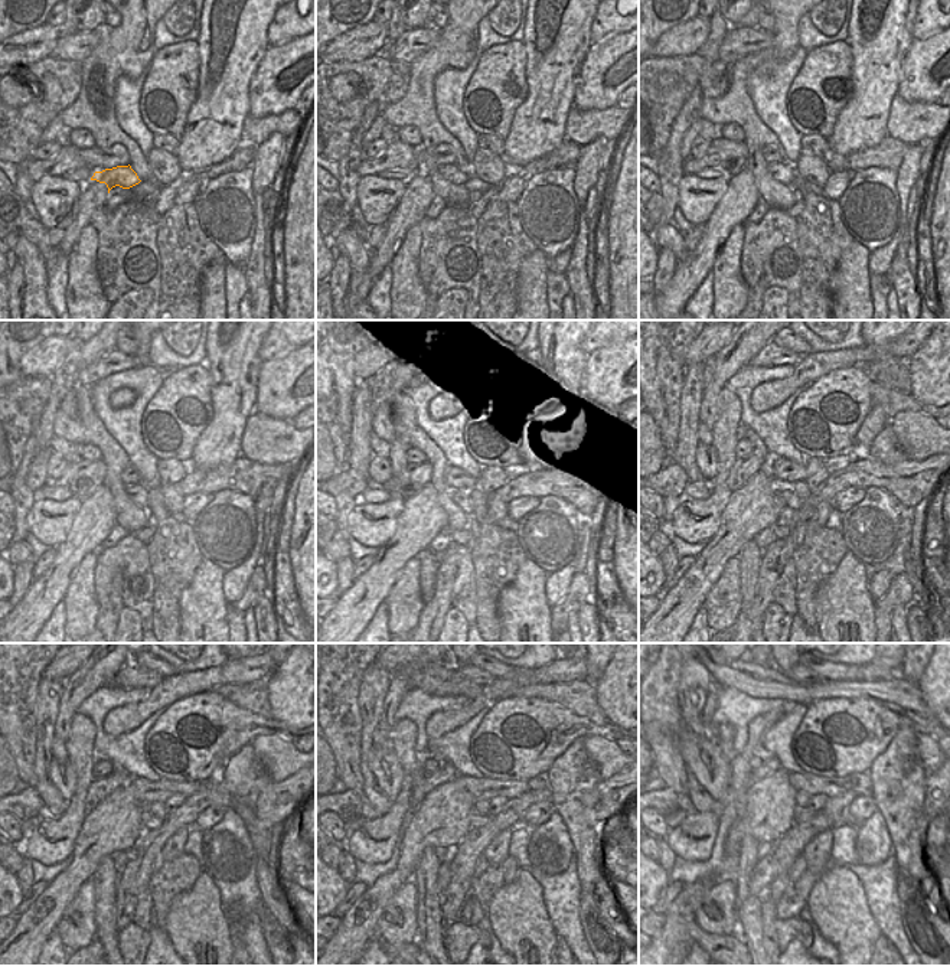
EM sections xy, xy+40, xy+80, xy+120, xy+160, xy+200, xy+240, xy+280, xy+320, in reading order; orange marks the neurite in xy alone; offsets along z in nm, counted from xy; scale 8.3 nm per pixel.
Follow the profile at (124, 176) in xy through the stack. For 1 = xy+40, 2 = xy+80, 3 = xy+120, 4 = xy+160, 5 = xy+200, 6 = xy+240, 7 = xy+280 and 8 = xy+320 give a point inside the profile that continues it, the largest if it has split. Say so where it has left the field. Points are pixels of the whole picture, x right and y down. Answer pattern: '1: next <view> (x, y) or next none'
1: next xy+40 (450, 172)
2: next xy+80 (783, 172)
3: next xy+120 (139, 495)
4: next xy+160 (462, 496)
5: next xy+200 (790, 499)
6: next xy+240 (149, 823)
7: next xy+280 (473, 825)
8: next xy+320 (820, 822)

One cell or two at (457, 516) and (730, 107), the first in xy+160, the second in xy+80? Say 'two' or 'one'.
one

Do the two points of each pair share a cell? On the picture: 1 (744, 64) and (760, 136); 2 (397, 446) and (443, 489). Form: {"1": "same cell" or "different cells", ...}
{"1": "same cell", "2": "different cells"}

